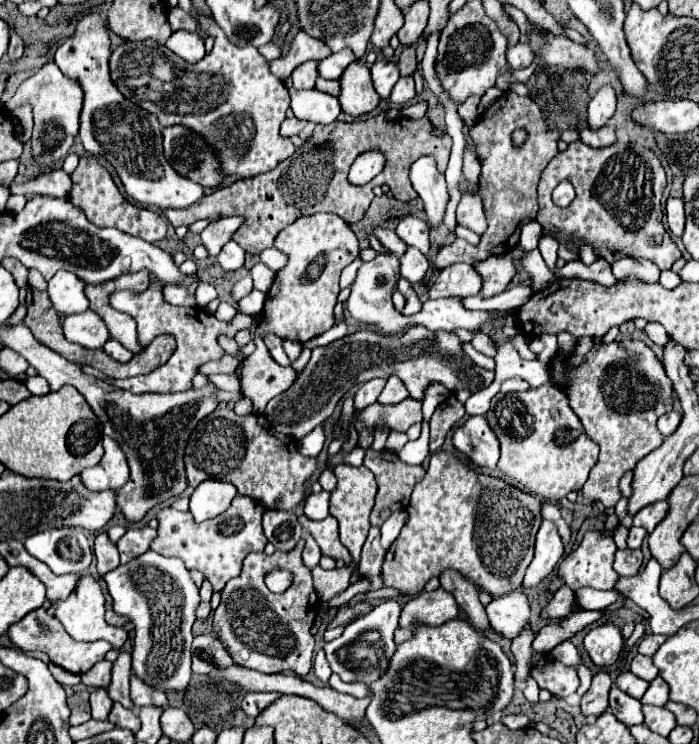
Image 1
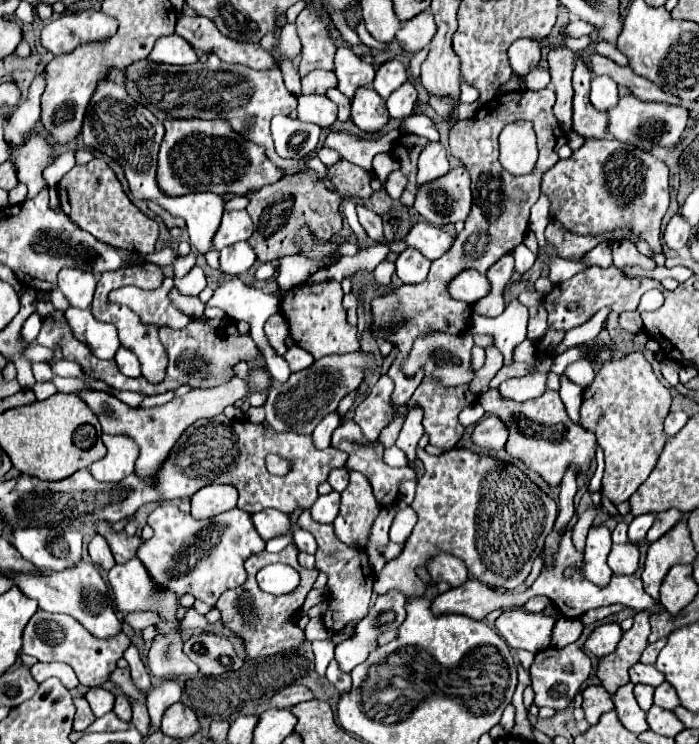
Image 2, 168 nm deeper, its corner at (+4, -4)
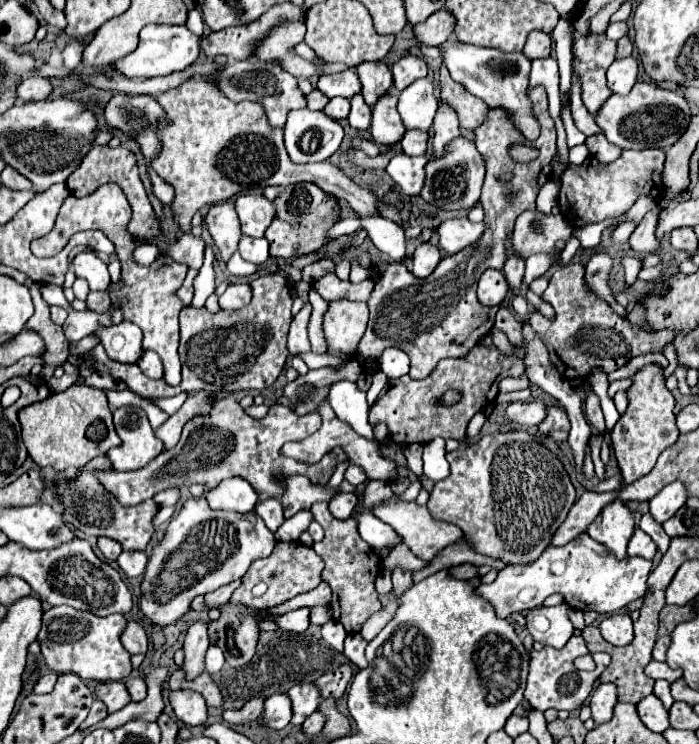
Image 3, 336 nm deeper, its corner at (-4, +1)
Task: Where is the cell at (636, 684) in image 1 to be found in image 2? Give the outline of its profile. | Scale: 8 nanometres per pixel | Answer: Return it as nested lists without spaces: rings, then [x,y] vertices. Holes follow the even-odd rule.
[[[638,684],[634,688],[634,694],[636,694],[636,700],[638,700],[640,708],[648,712],[652,708],[652,704],[654,704],[654,688],[646,686],[646,684]]]

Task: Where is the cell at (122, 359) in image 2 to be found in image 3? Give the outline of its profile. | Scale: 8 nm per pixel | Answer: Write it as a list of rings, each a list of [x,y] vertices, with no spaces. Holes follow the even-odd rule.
[[[142,351],[140,361],[138,361],[140,371],[150,377],[150,379],[162,379],[162,365],[160,365],[160,357],[154,351]]]

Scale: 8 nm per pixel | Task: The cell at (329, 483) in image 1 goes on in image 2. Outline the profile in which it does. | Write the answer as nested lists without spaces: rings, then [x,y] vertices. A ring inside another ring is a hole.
[[[336,468],[336,470],[332,470],[330,476],[328,476],[328,482],[332,484],[332,488],[334,488],[336,492],[344,492],[346,486],[348,486],[348,470],[346,470],[346,468]]]

